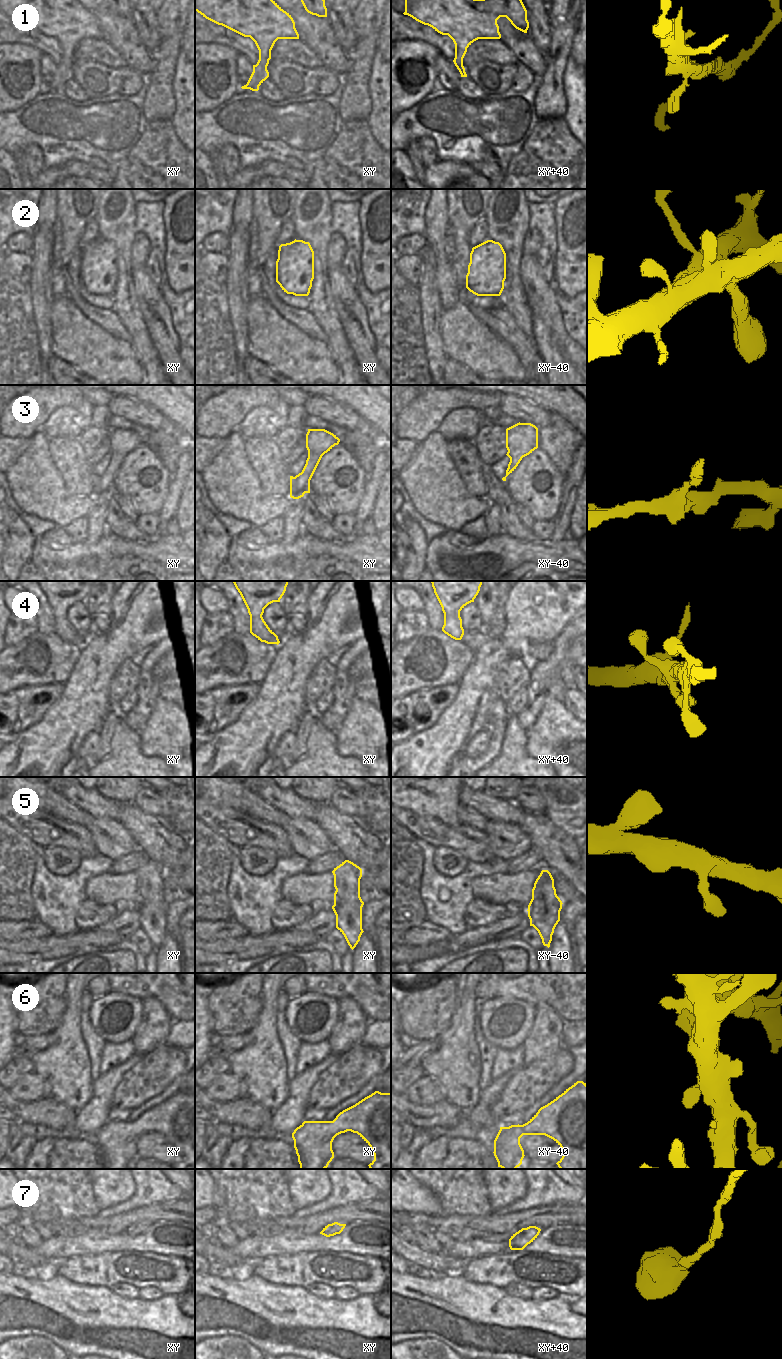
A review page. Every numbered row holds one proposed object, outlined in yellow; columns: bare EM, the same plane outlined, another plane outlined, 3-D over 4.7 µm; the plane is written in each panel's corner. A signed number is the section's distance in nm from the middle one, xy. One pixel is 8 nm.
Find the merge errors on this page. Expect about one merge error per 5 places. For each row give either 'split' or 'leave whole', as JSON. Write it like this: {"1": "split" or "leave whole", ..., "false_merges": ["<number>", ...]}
{"1": "leave whole", "2": "leave whole", "3": "leave whole", "4": "leave whole", "5": "leave whole", "6": "leave whole", "7": "leave whole", "false_merges": []}

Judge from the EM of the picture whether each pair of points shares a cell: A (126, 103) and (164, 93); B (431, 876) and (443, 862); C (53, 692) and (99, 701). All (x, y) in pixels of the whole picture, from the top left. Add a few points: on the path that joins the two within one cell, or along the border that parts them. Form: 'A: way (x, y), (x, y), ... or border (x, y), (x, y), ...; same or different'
A: border (149, 76), (143, 100), (143, 115), (148, 121); different
B: border (435, 848), (434, 866), (445, 875), (459, 874); different
C: border (64, 684), (62, 694), (46, 711); different

